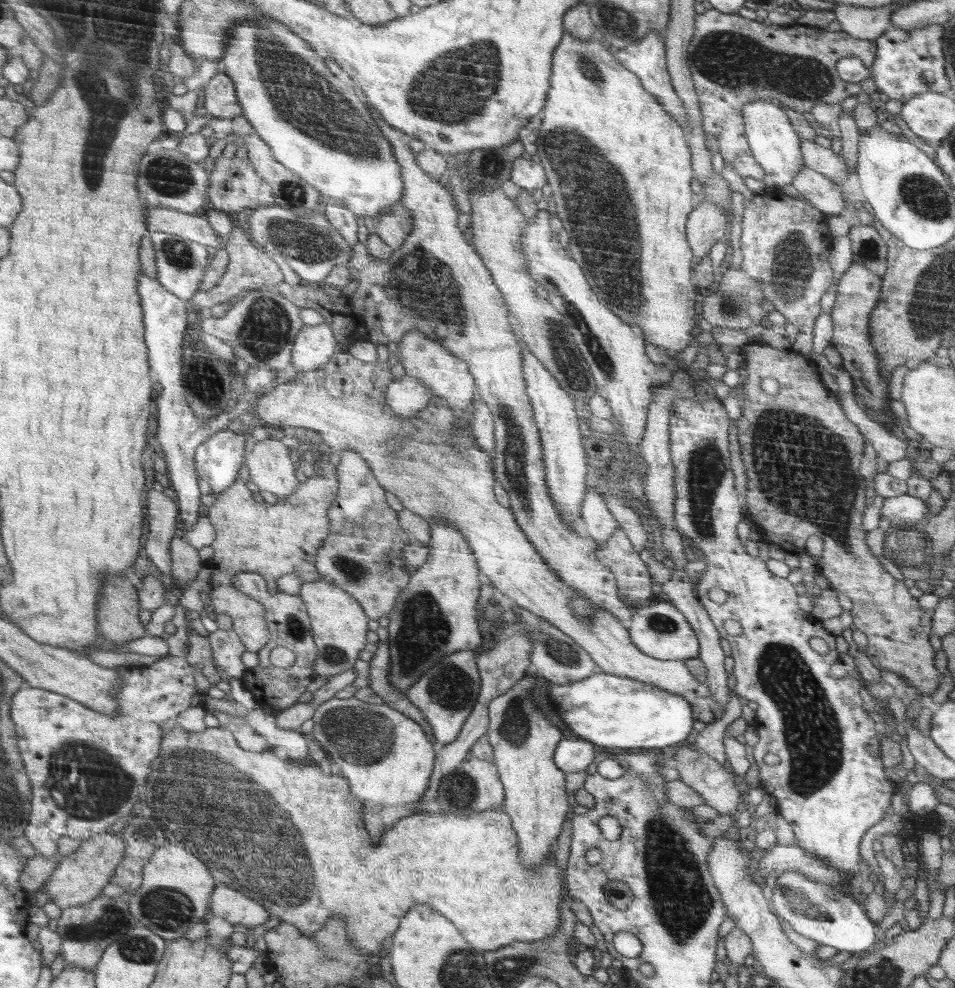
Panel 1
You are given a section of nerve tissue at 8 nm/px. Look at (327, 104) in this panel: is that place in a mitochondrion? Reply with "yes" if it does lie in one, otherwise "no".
yes

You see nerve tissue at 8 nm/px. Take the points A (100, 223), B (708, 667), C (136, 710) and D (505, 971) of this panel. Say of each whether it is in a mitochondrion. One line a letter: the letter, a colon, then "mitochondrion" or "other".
A: other
B: other
C: other
D: mitochondrion

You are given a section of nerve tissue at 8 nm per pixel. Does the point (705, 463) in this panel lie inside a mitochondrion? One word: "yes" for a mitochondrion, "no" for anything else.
yes

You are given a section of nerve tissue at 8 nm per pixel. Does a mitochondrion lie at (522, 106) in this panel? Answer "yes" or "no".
no

